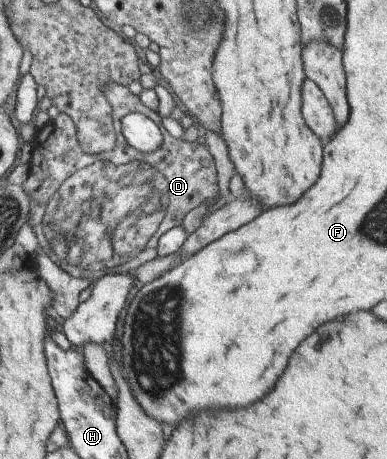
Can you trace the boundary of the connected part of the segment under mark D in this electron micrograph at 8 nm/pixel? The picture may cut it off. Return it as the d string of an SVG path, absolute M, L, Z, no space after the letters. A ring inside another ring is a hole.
M106 83L101 92L111 106L115 146L96 154L82 152L70 117L60 113L36 130L34 140L30 142L28 172L22 184L30 203L27 225L32 227L39 251L46 254L60 270L89 284L104 275L134 272L140 265L152 260L157 256L157 241L167 230L181 226L186 212L200 202L212 201L218 195L216 168L205 144L172 138L161 126L160 113L150 110L138 95L130 93L126 85ZM130 112L140 112L159 126L163 143L154 152L136 152L125 144L121 118Z

